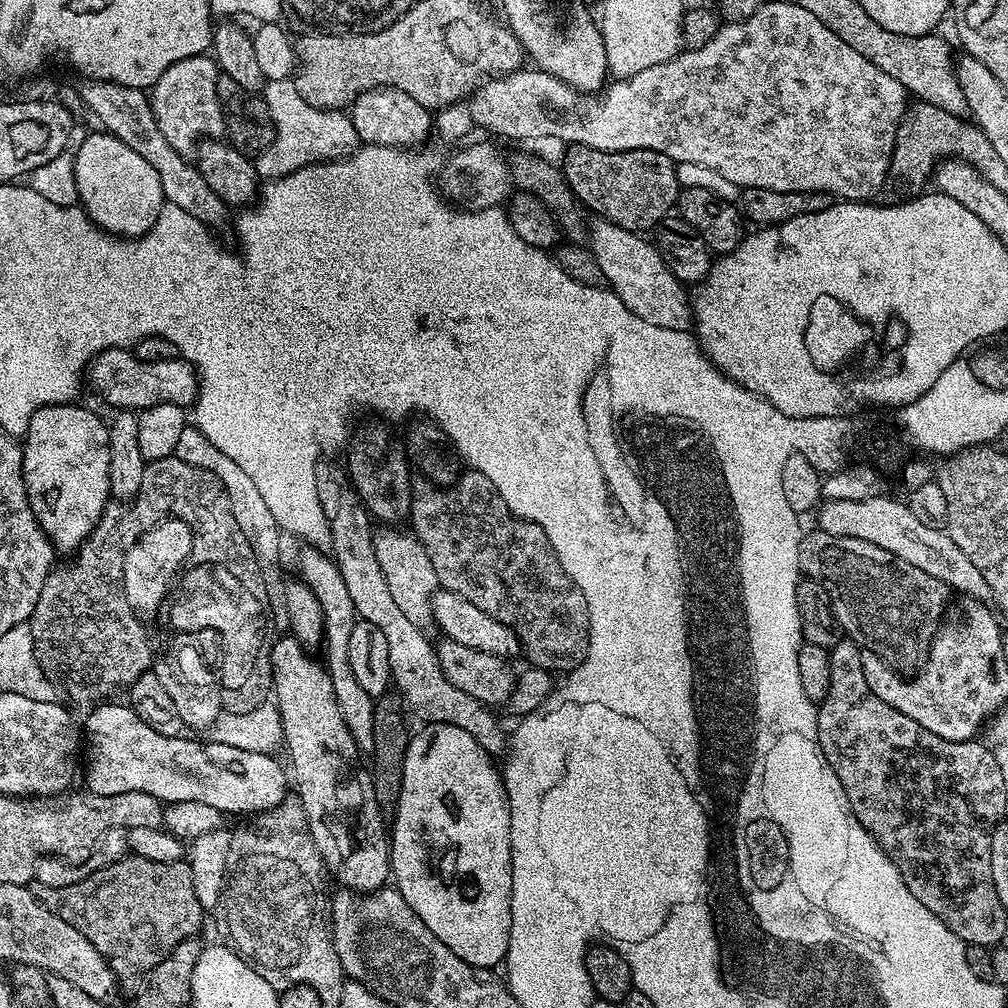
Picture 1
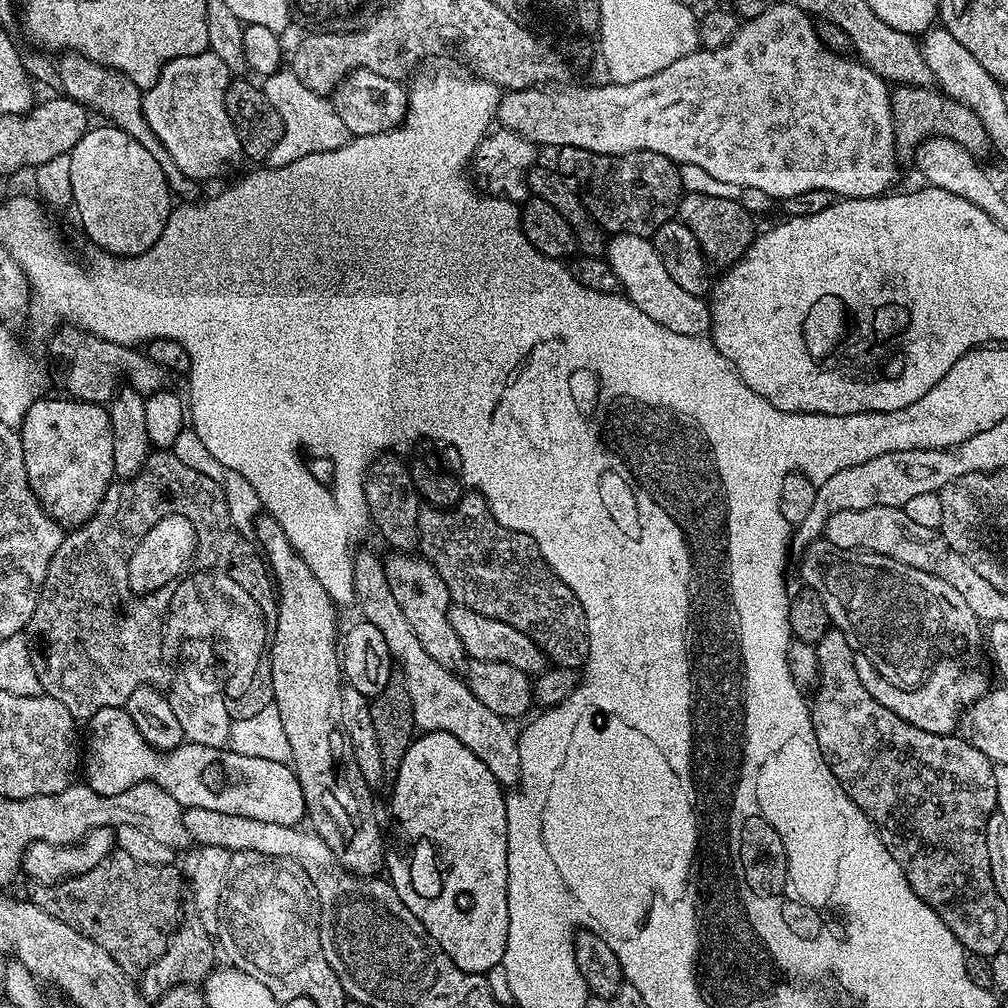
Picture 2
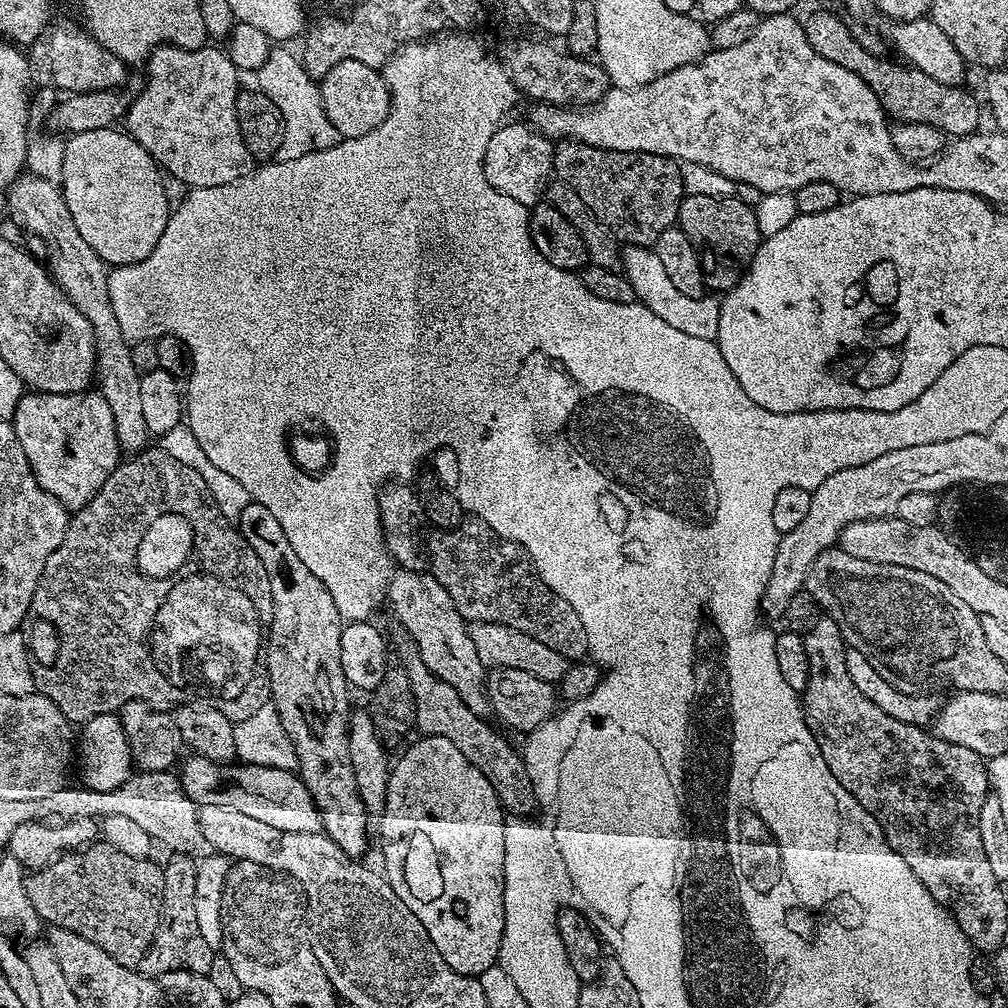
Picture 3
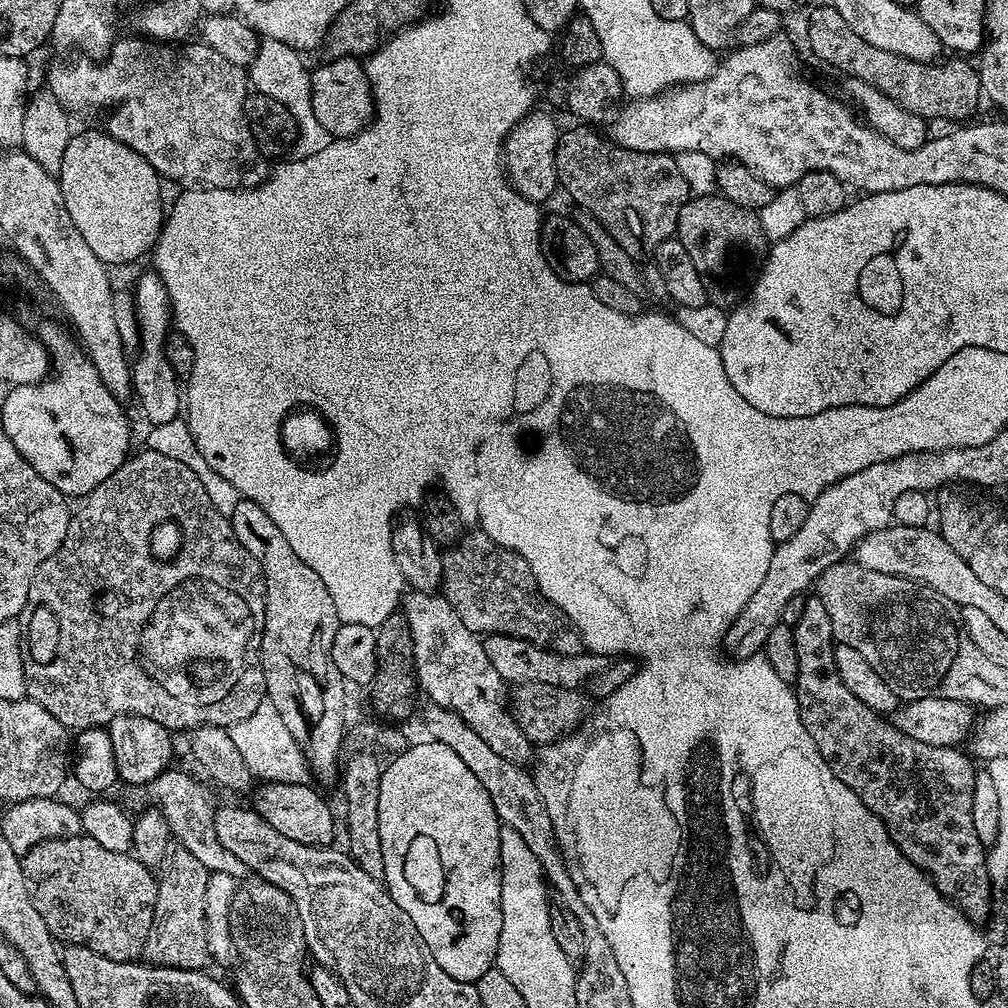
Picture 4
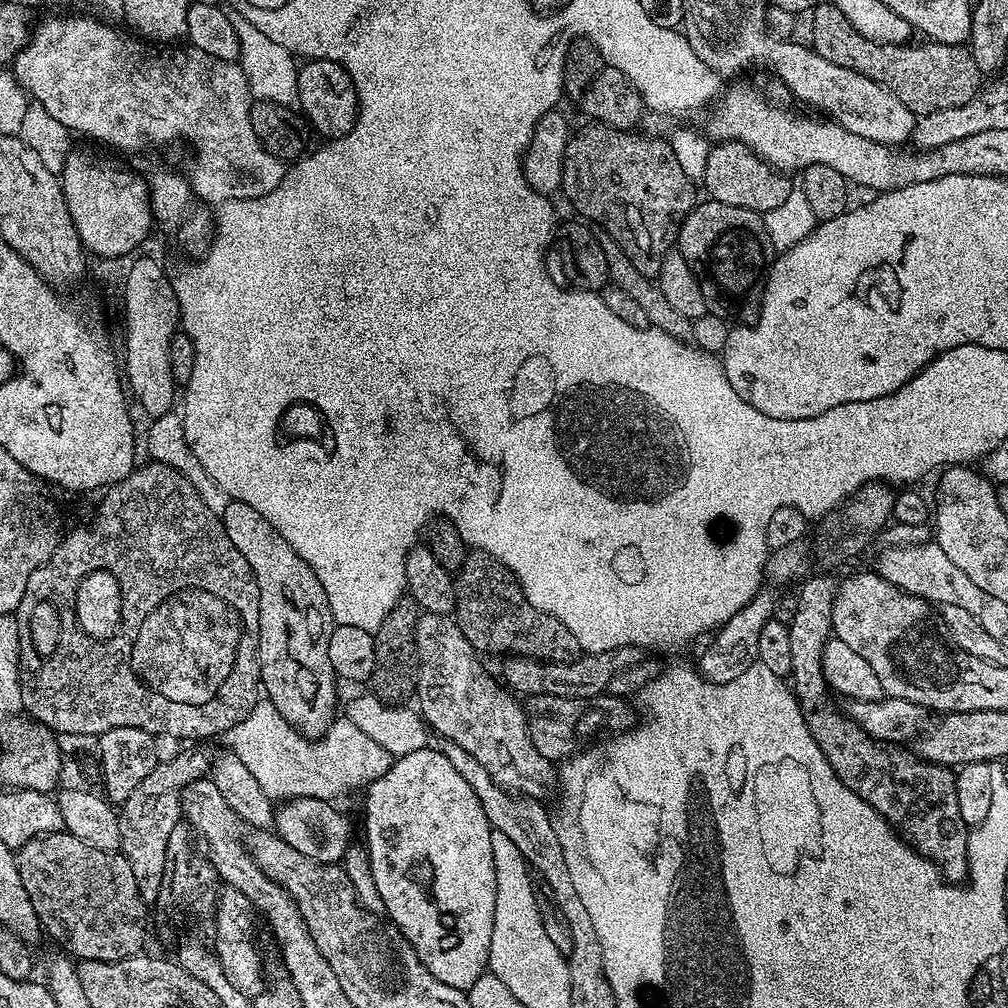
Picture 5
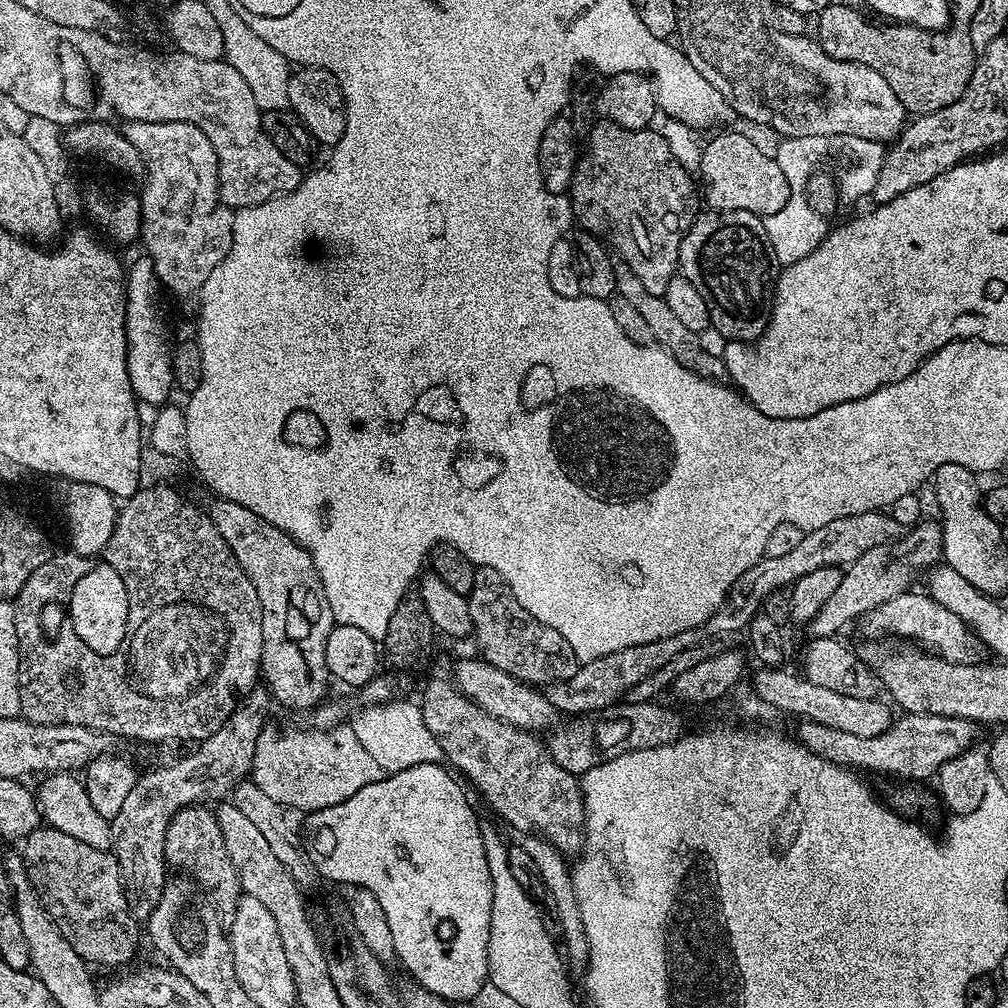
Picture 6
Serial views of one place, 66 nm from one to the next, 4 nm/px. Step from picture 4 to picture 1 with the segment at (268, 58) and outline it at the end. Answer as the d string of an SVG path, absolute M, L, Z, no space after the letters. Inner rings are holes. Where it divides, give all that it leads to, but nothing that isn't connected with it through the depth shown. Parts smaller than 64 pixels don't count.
M291 79L267 81L262 89L262 99L270 110L272 126L276 130L276 137L272 139L268 149L260 153L254 160L257 177L264 179L265 176L265 181L271 182L291 172L297 172L308 164L323 164L329 160L345 159L361 147L362 141L358 138L358 130L354 130L354 122L347 111L331 112L325 108L315 108L307 105L299 97Z

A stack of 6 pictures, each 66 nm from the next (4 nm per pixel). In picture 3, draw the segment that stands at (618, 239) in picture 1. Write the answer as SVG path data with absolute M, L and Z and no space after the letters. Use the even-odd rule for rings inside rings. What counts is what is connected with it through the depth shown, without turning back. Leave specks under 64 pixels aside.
M629 244L621 249L621 269L623 275L634 287L636 299L646 305L652 314L668 322L674 330L682 334L692 335L694 338L715 340L718 334L719 319L721 317L720 300L712 298L710 294L701 299L689 298L679 293L670 281L663 263L659 261L655 249L647 245Z

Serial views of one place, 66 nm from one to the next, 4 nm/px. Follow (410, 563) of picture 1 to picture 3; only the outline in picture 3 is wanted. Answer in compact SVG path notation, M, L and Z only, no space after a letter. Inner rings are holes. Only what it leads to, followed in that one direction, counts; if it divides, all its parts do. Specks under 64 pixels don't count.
M396 570L388 584L386 604L392 607L397 622L416 643L413 644L414 651L422 658L425 666L435 676L442 678L442 682L454 686L470 710L487 713L490 701L486 695L486 669L478 658L478 650L474 650L464 615L454 606L454 598L446 594L446 586L438 583L436 577L427 571Z

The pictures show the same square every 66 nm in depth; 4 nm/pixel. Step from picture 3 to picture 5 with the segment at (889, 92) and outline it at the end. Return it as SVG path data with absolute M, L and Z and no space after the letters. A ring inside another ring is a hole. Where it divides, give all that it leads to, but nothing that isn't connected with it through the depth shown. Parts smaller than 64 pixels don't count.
M831 2L817 3L811 9L812 16L812 40L810 47L826 62L834 62L834 66L846 66L846 70L855 70L866 78L878 82L890 94L894 94L910 111L917 114L937 112L943 108L962 107L970 103L980 95L982 89L982 73L974 62L971 51L964 44L938 44L933 42L909 42L907 44L875 44L870 38L864 38L846 22L842 10L838 10Z

